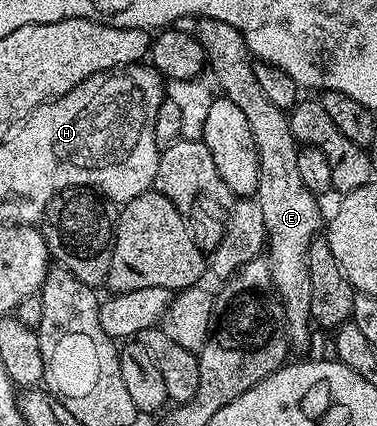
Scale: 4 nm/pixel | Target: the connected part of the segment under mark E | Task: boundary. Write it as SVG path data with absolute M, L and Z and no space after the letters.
M198 18L196 37L203 45L208 70L213 70L219 91L221 86L220 94L235 101L247 116L247 125L251 125L251 137L255 137L255 149L259 153L259 185L255 198L259 209L263 209L269 278L273 280L278 299L285 306L290 344L294 348L305 347L309 343L311 328L311 273L307 269L307 253L311 241L318 238L320 231L317 230L323 227L318 196L313 195L299 178L299 144L291 133L289 116L263 94L259 81L255 81L255 60L241 31L223 21Z

